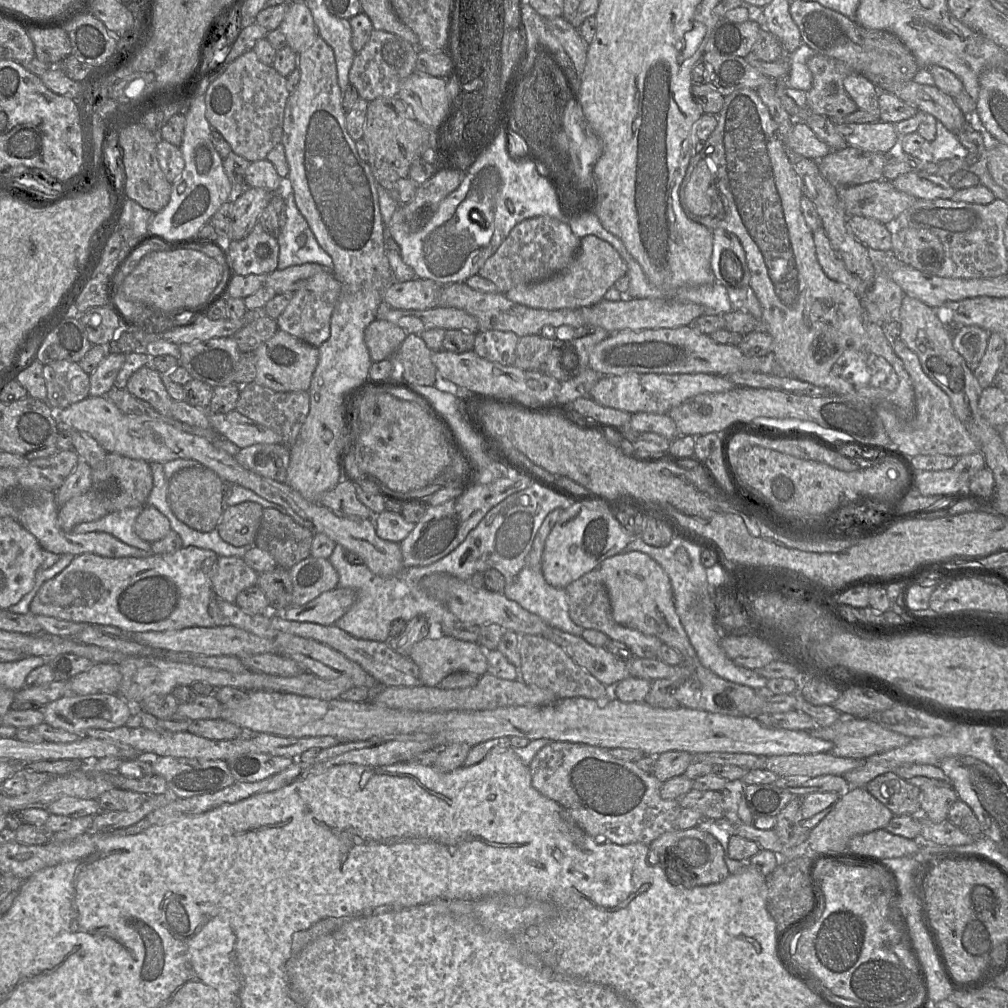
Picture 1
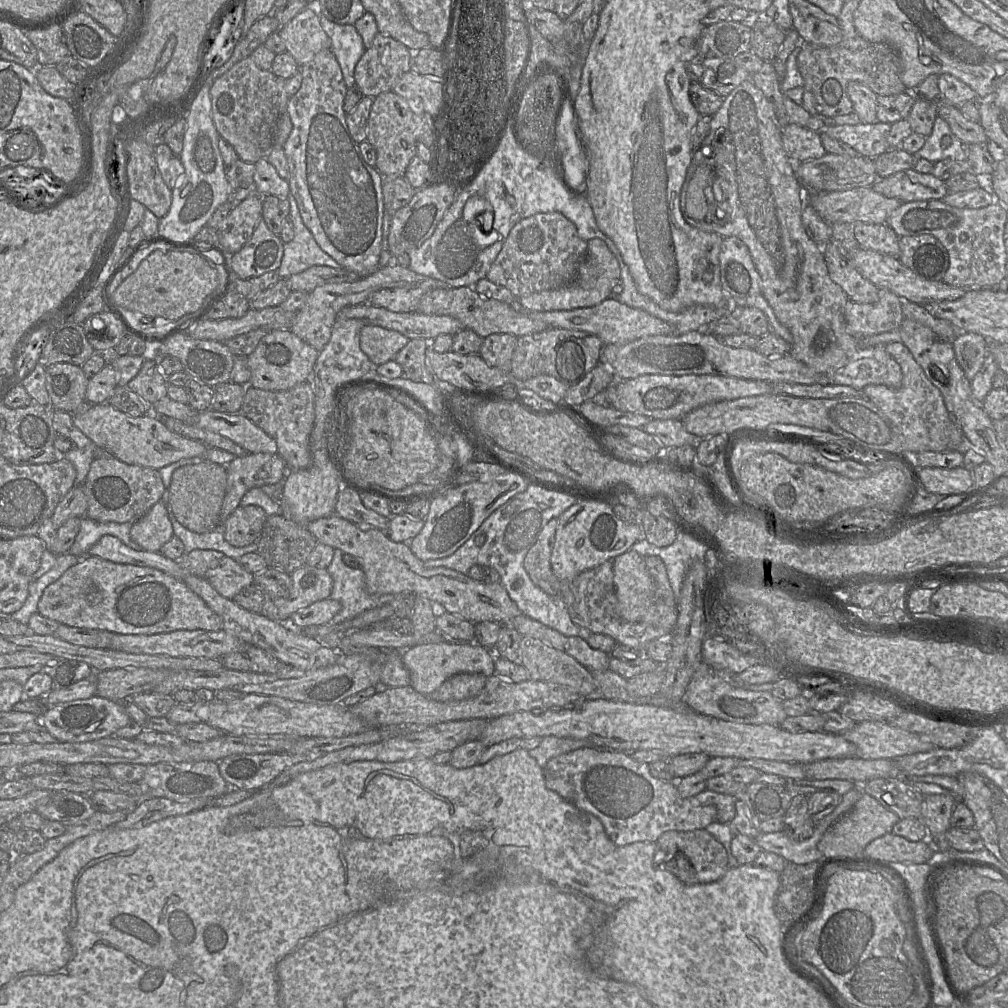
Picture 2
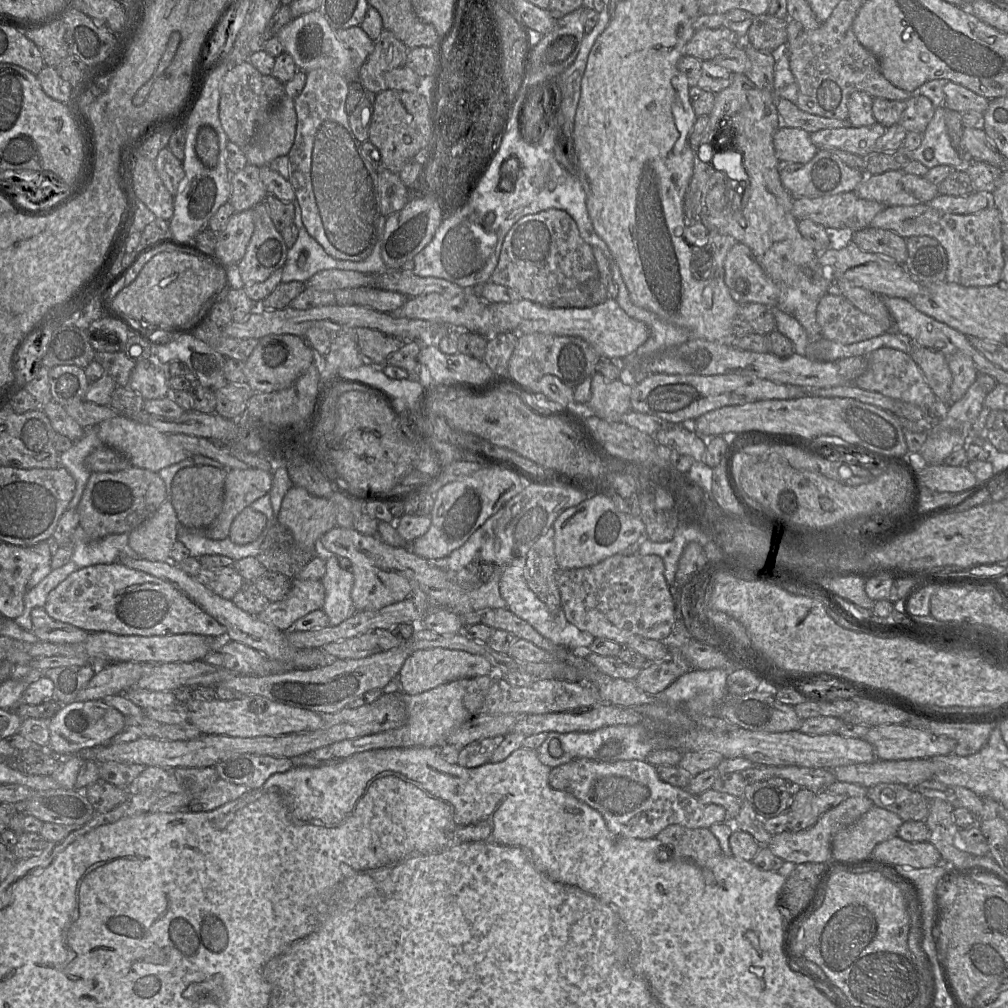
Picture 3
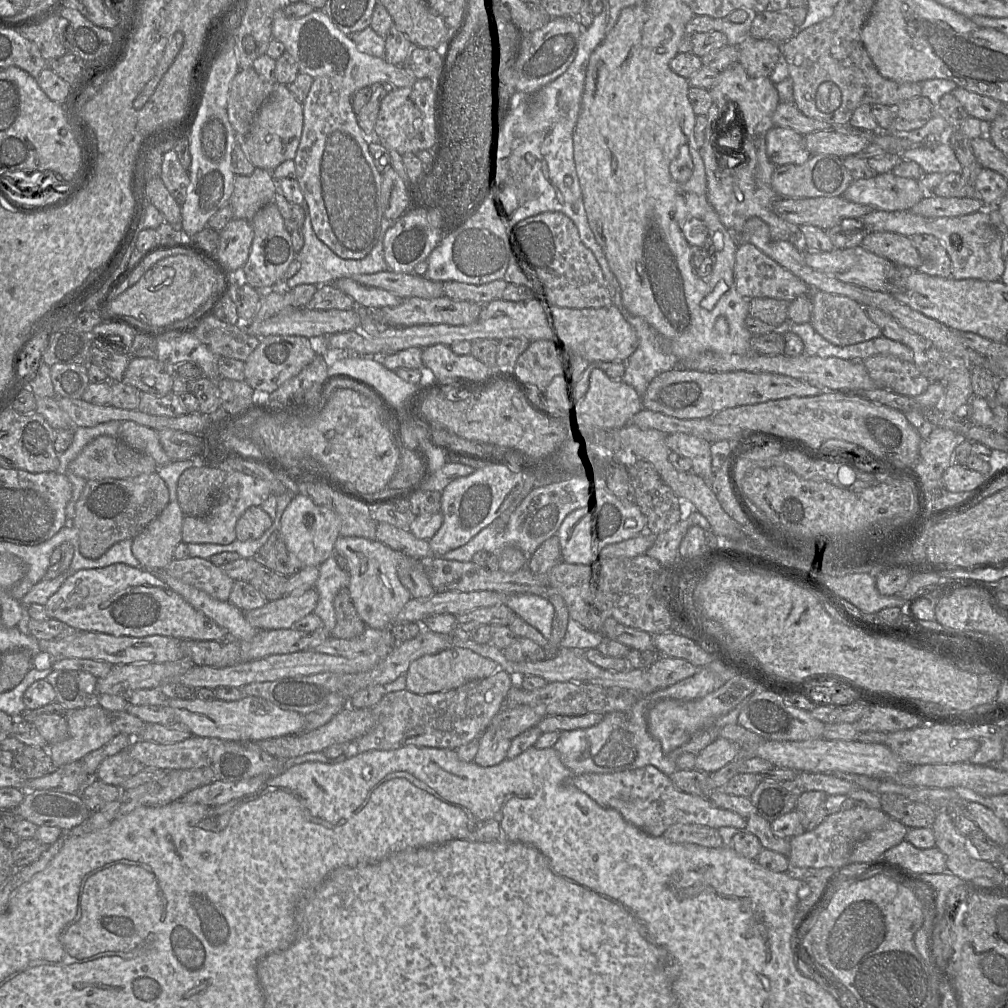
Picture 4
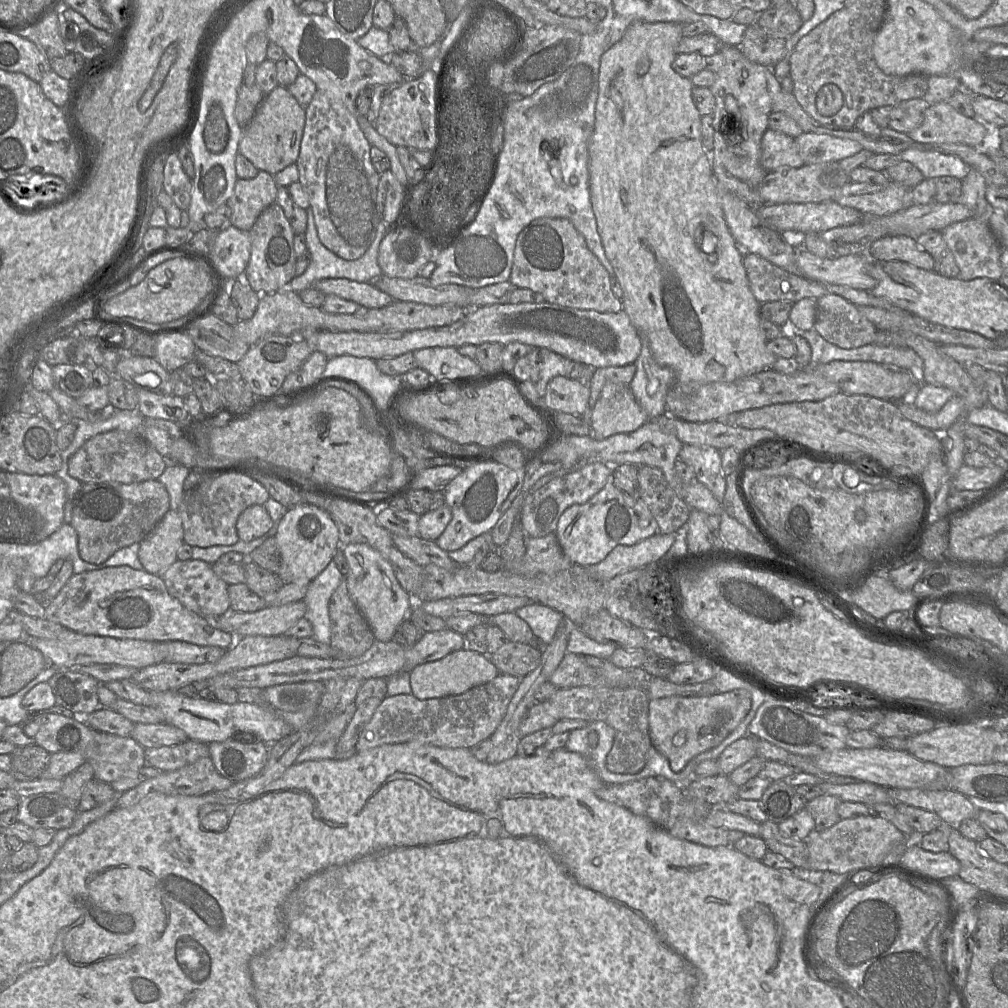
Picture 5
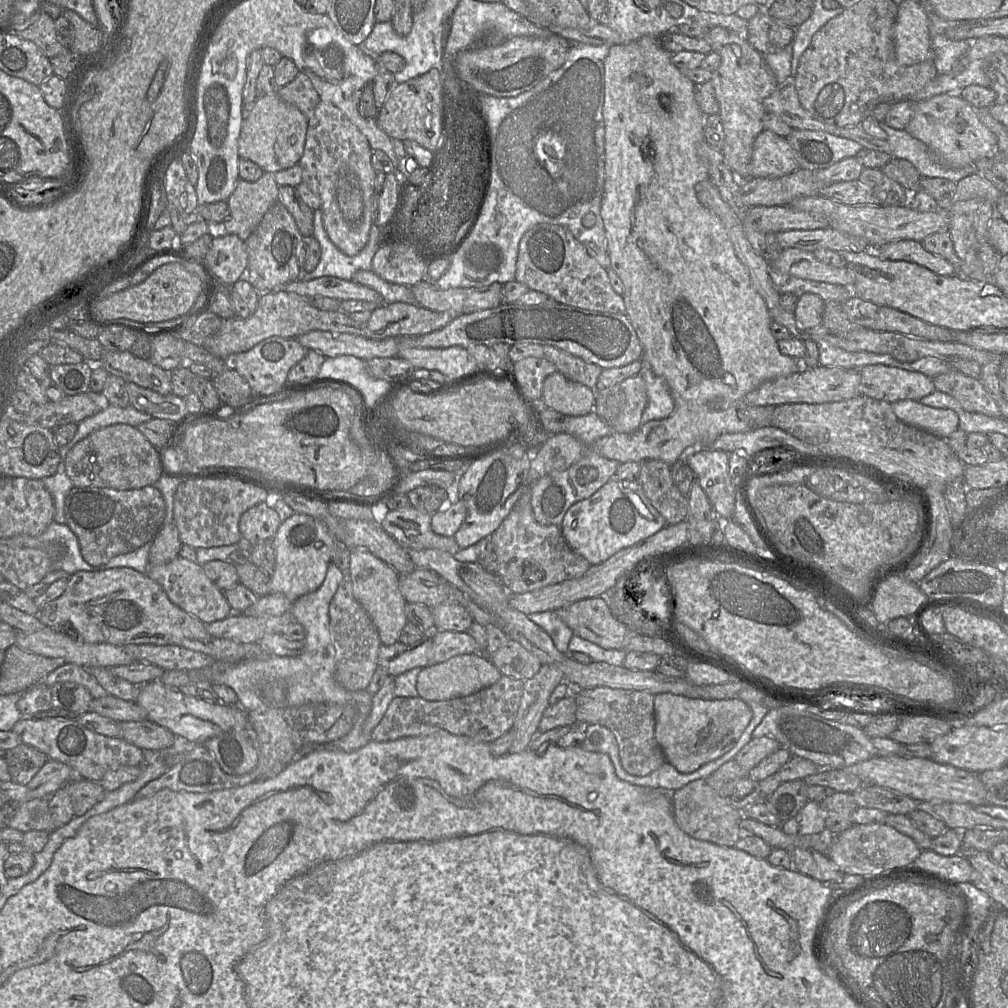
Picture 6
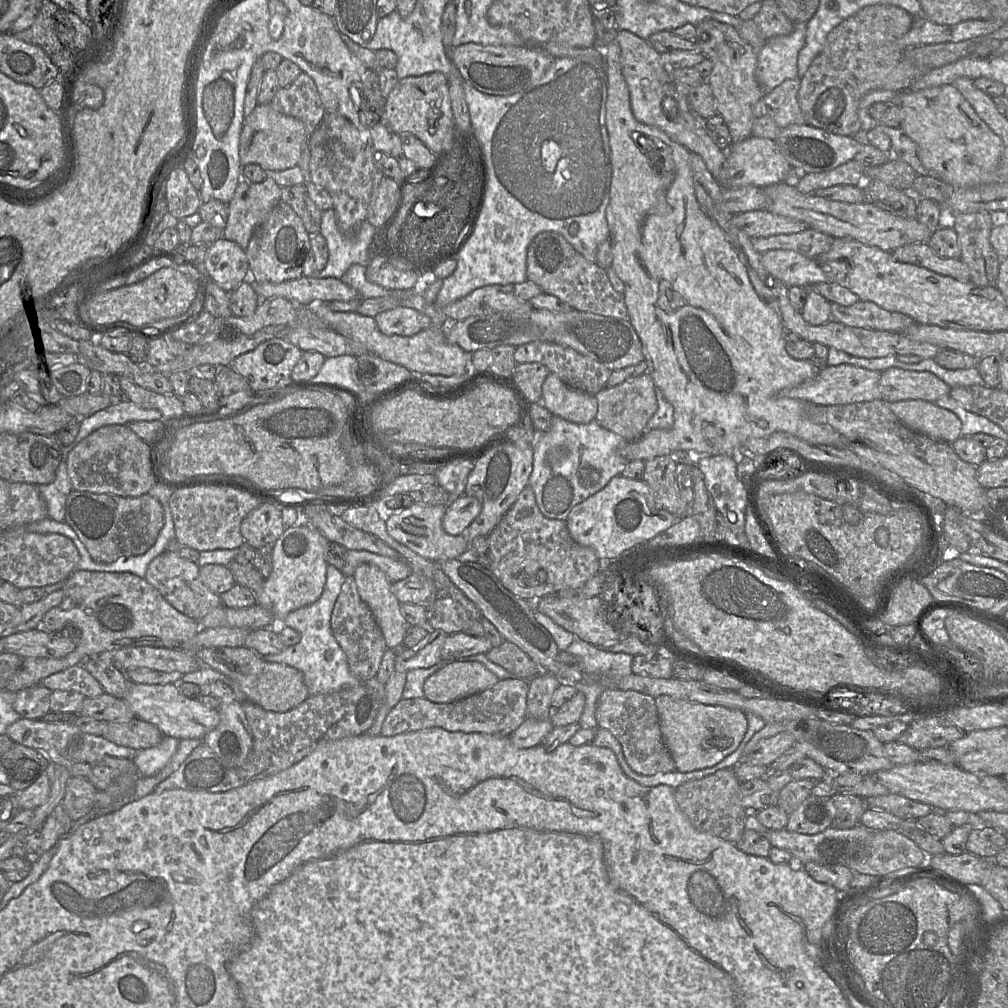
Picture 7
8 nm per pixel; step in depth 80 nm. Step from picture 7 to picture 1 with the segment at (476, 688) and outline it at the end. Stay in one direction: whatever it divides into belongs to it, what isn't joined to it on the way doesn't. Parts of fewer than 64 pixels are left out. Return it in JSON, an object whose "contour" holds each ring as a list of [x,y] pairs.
{"contour":[[[450,635],[439,638],[427,637],[413,645],[408,657],[418,666],[421,684],[436,687],[449,674],[468,672],[477,676],[487,673],[486,651],[476,642],[466,642]]]}

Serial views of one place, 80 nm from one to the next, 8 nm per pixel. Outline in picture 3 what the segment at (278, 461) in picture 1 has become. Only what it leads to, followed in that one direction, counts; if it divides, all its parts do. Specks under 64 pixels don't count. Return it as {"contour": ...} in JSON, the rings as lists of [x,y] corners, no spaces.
{"contour":[[[248,468],[228,469],[223,506],[218,517],[204,529],[190,529],[213,540],[228,538],[235,517],[272,488],[271,471]]]}

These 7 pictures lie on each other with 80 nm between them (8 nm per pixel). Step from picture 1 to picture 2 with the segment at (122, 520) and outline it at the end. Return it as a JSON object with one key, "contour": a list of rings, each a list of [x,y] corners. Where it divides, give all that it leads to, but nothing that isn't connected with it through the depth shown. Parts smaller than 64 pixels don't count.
{"contour":[[[83,517],[75,542],[69,553],[77,557],[86,557],[88,550],[104,535],[119,538],[126,546],[136,551],[145,551],[130,537],[130,530],[134,522],[97,522]]]}

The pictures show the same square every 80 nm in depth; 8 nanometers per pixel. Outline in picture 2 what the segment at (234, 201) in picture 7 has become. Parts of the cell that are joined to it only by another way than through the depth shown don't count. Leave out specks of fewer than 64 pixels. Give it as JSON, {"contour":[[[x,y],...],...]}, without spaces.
{"contour":[[[241,159],[235,161],[226,169],[226,177],[230,185],[230,199],[239,203],[250,195],[258,194],[254,182],[255,163]]]}

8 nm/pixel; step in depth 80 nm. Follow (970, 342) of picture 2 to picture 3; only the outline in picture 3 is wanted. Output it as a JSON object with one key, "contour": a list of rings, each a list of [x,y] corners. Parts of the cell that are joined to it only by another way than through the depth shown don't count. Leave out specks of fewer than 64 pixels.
{"contour":[[[963,353],[948,356],[948,366],[952,373],[950,403],[959,401],[976,381],[978,372],[971,357]]]}

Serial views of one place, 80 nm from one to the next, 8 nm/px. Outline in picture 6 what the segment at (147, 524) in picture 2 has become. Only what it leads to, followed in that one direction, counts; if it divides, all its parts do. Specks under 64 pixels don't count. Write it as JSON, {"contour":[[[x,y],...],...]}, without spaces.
{"contour":[[[174,522],[164,524],[151,542],[149,566],[165,564],[175,559],[183,545]]]}

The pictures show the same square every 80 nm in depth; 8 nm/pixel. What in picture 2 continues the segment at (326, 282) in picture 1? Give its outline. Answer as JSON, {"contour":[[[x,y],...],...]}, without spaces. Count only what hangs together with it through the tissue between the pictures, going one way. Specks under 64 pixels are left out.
{"contour":[[[392,262],[390,265],[379,268],[374,273],[357,281],[348,283],[330,283],[313,289],[308,293],[304,305],[296,312],[294,323],[290,328],[290,331],[320,352],[329,342],[333,326],[337,320],[337,314],[342,308],[368,303],[370,296],[374,292],[384,288],[419,288],[426,293],[430,290],[447,288],[448,286],[449,285],[440,280],[417,274],[408,267]]]}

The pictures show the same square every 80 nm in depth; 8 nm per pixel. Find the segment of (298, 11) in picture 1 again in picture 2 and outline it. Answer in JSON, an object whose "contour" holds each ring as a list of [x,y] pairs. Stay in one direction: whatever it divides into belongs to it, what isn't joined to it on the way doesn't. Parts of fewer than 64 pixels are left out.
{"contour":[[[307,5],[277,32],[285,43],[286,51],[299,66],[311,61],[321,50],[330,49],[330,39],[320,24],[314,5]]]}

